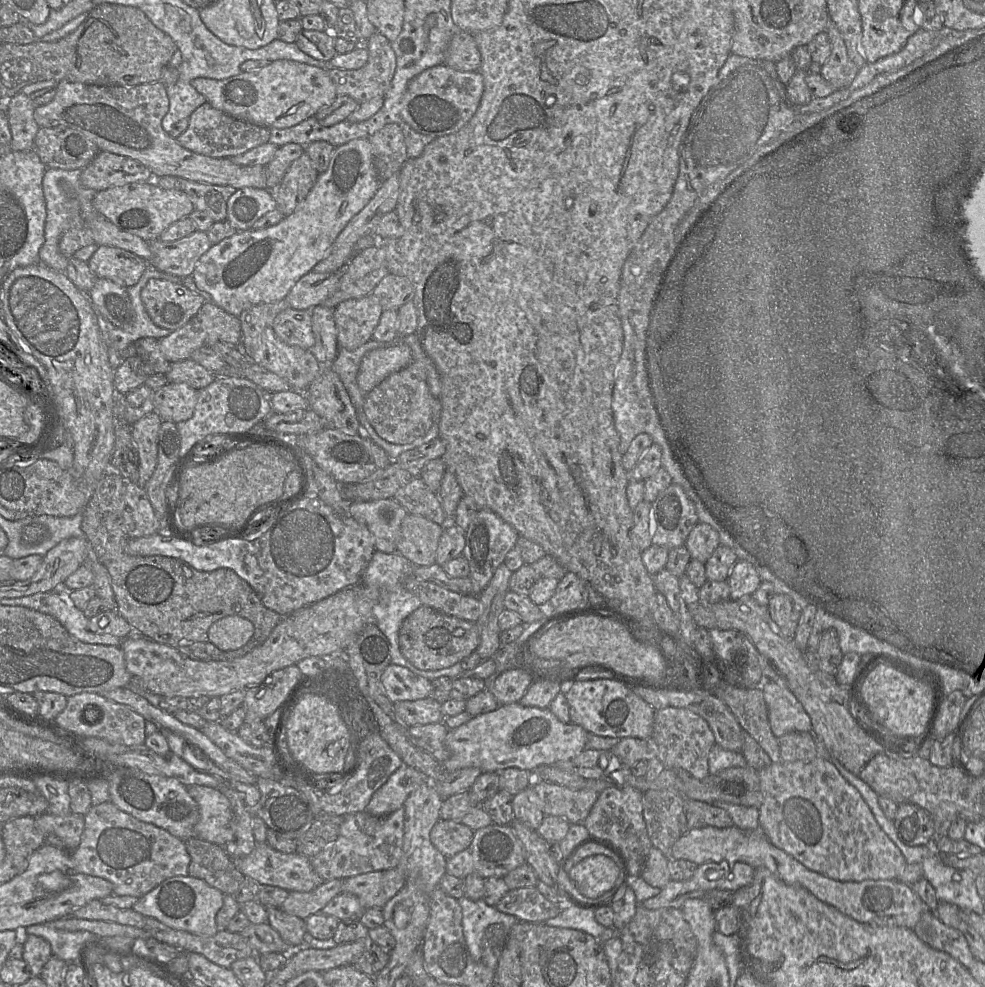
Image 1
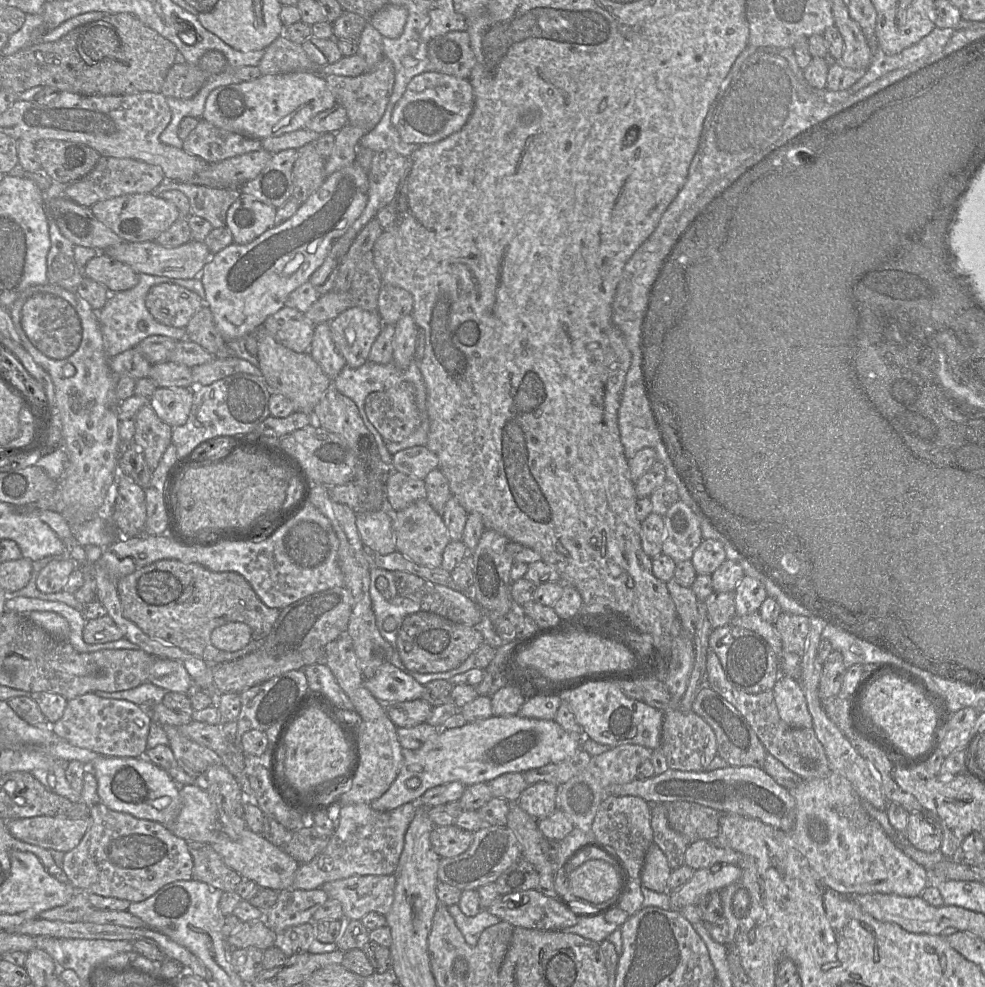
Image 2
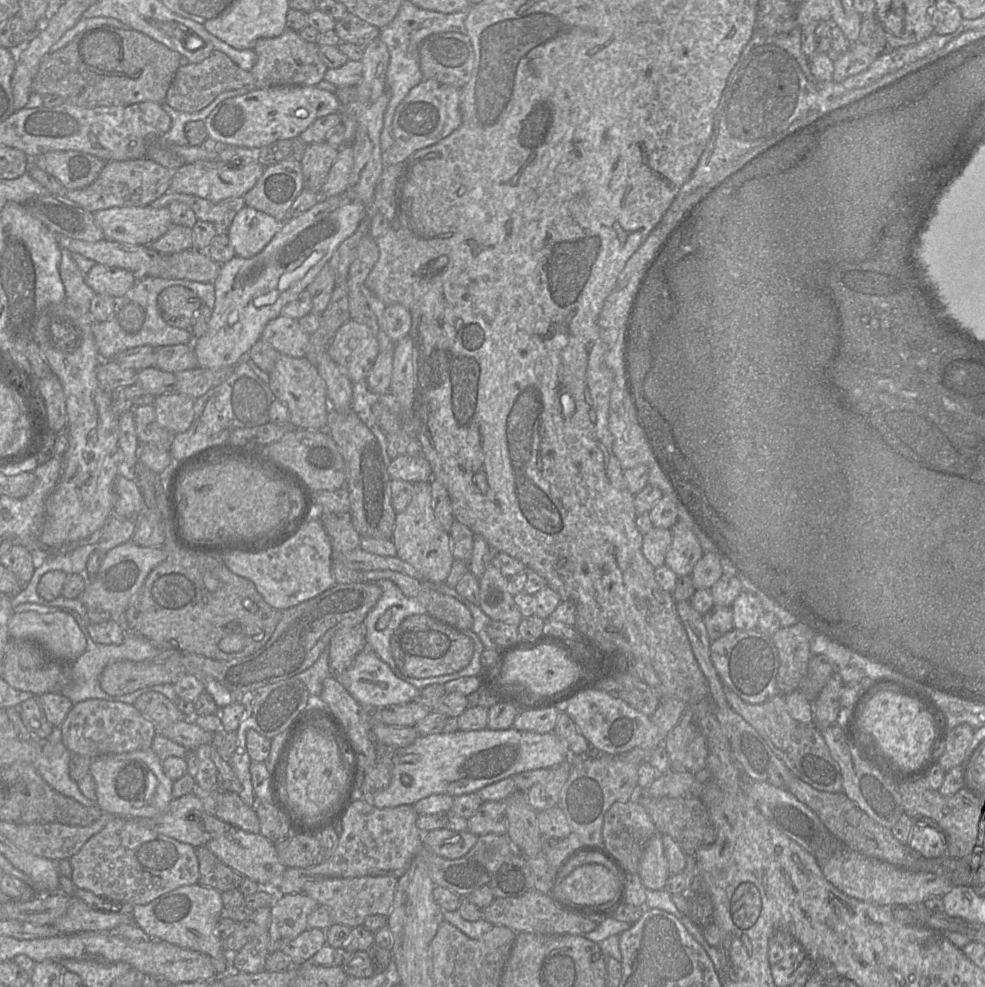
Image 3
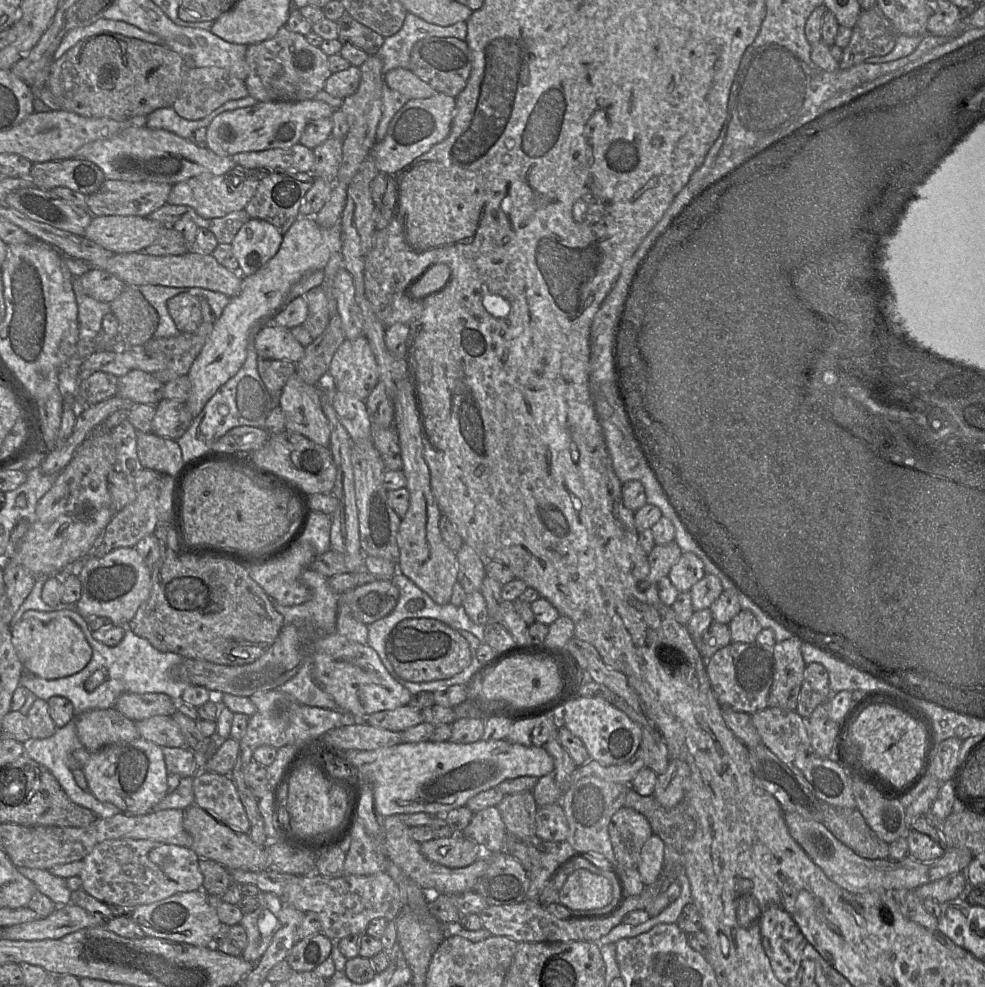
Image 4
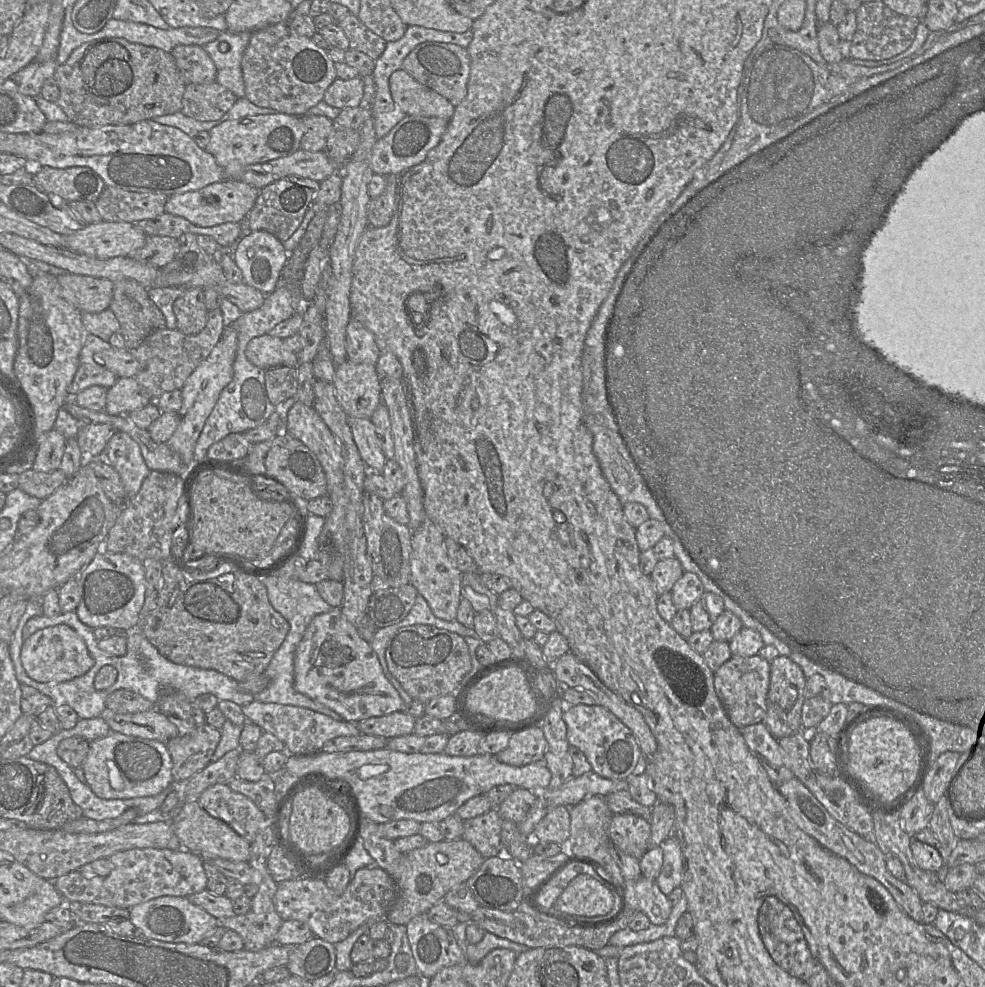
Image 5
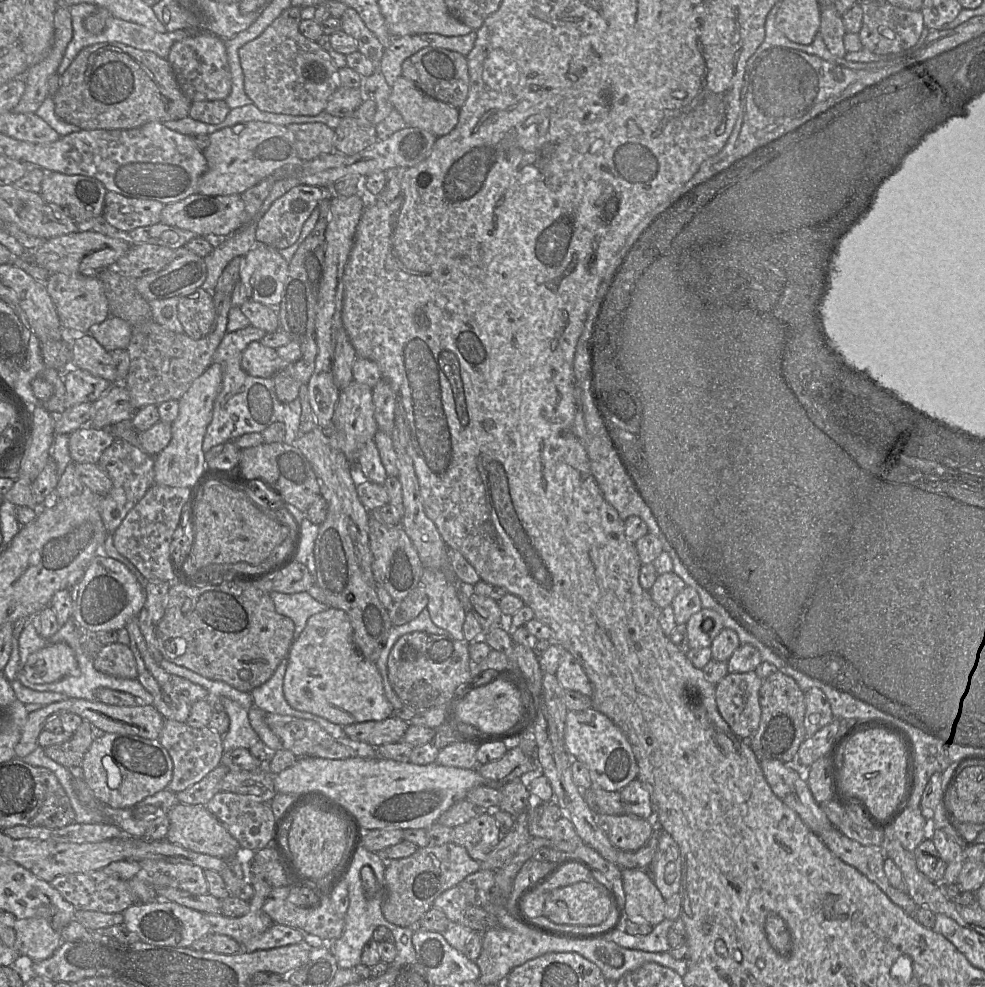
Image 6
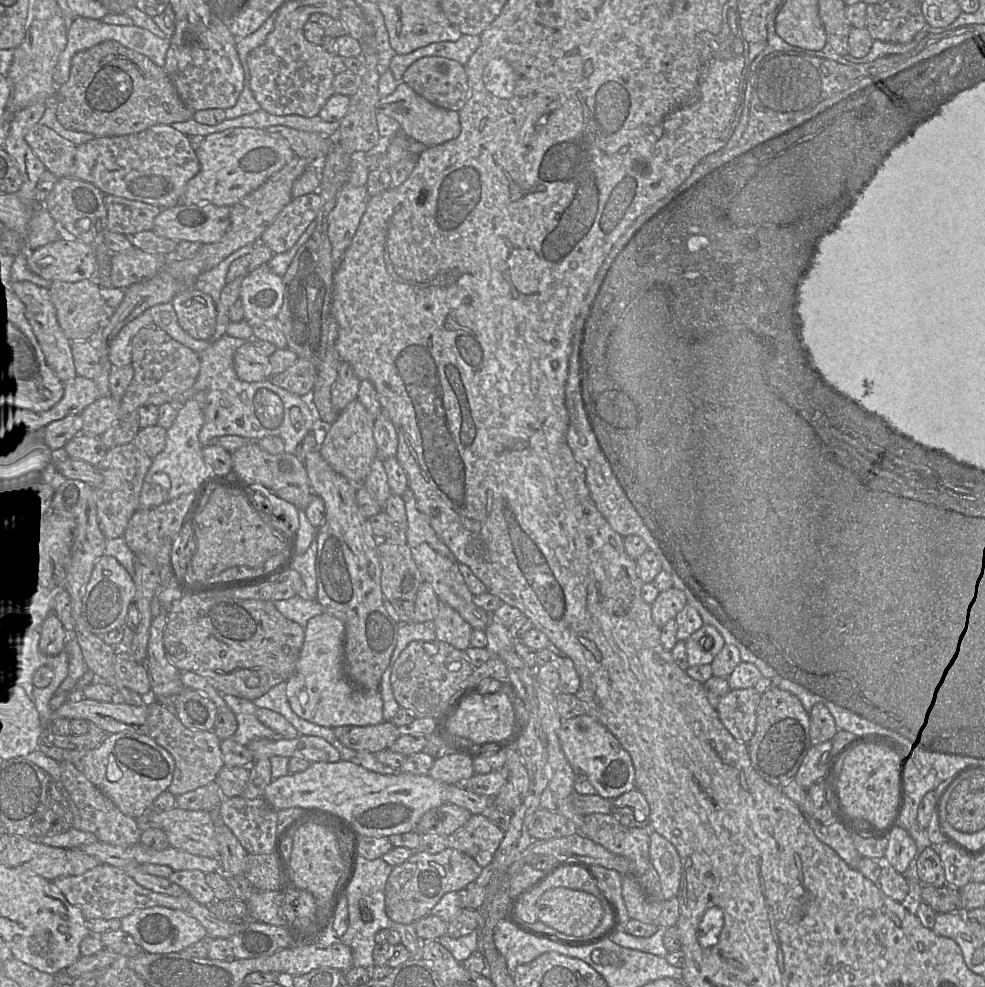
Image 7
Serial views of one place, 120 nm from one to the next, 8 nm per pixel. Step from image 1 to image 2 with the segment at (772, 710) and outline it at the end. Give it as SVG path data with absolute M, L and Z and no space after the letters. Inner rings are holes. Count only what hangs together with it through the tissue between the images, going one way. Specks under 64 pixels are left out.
M781 674L772 689L780 718L792 728L813 726L799 679Z

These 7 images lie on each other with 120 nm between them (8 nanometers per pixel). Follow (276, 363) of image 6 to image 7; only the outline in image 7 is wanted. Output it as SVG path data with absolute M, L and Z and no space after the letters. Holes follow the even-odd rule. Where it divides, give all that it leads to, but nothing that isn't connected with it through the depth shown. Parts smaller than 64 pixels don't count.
M251 341L236 350L234 370L240 380L249 383L270 380L272 376L269 357L261 354Z

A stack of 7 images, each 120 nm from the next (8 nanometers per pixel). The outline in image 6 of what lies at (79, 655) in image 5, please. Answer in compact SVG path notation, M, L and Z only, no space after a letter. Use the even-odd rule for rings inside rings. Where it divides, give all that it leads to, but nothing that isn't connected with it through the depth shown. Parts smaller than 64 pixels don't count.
M56 643L32 653L23 672L33 684L52 683L70 675L79 675L75 653L66 643Z

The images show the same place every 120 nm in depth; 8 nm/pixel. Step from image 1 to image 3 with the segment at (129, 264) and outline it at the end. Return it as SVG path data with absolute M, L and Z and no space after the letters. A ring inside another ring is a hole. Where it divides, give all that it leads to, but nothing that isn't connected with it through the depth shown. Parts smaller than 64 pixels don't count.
M96 263L85 276L87 285L96 294L109 295L120 302L137 282L131 271Z

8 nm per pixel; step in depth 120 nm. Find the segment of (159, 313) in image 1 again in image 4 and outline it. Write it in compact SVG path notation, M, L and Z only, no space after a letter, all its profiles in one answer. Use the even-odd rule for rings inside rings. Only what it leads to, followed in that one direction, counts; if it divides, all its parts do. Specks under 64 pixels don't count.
M190 293L177 294L167 301L167 308L180 332L193 332L202 323L199 297Z

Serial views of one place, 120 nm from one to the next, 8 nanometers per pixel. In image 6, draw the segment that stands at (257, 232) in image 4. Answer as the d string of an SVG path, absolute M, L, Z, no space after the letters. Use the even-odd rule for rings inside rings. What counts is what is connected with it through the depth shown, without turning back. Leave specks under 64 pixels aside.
M256 244L243 256L240 270L240 282L246 290L247 298L255 302L277 309L282 298L289 263L282 257L279 250Z

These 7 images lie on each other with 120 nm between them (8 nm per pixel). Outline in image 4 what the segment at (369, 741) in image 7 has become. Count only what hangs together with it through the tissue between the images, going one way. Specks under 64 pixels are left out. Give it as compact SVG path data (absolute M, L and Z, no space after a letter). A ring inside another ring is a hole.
M408 704L393 710L375 712L365 717L365 723L395 732L403 732L421 722L423 722L421 710L410 707Z

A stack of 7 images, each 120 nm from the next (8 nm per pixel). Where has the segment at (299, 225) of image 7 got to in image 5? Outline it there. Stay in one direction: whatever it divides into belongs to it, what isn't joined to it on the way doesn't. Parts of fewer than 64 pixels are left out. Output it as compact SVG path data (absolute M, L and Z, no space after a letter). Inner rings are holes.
M288 176L261 188L246 218L247 231L266 231L282 243L287 241L301 224L319 187L320 182L315 180Z

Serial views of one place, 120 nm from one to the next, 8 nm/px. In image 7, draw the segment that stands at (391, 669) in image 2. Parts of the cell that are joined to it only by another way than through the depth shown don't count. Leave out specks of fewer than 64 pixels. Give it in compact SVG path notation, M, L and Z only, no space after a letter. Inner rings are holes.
M327 612L308 621L296 669L286 681L286 696L289 705L300 718L332 729L344 725L380 724L384 721L380 690L357 688L345 675L344 637L343 622Z

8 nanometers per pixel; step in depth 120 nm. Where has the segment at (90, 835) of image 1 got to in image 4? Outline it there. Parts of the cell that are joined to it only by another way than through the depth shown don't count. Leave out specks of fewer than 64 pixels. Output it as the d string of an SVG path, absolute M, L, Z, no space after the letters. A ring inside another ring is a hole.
M111 839L98 843L82 860L81 889L109 904L136 908L179 892L202 889L199 856L191 848L148 839Z

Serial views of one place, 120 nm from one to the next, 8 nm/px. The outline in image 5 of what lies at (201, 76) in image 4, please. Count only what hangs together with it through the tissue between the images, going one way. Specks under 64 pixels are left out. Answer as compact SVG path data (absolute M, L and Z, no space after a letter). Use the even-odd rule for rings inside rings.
M217 81L210 84L187 83L181 112L198 121L213 121L226 114L238 100L236 95Z

